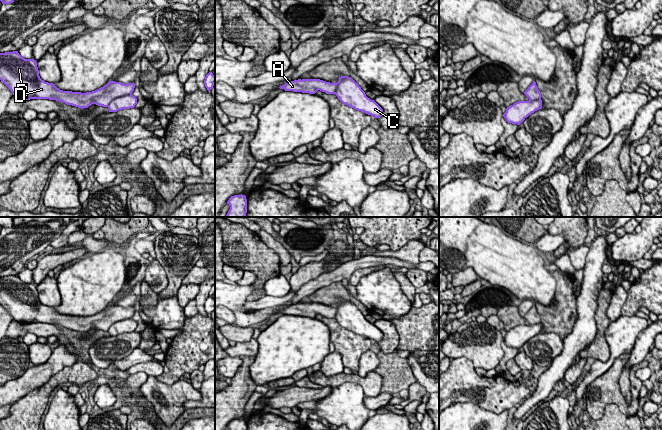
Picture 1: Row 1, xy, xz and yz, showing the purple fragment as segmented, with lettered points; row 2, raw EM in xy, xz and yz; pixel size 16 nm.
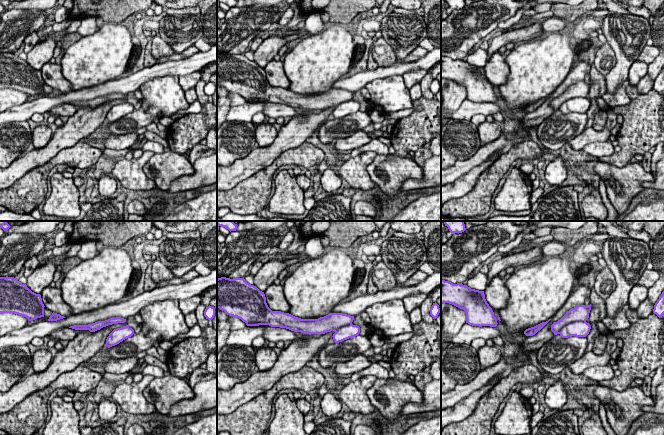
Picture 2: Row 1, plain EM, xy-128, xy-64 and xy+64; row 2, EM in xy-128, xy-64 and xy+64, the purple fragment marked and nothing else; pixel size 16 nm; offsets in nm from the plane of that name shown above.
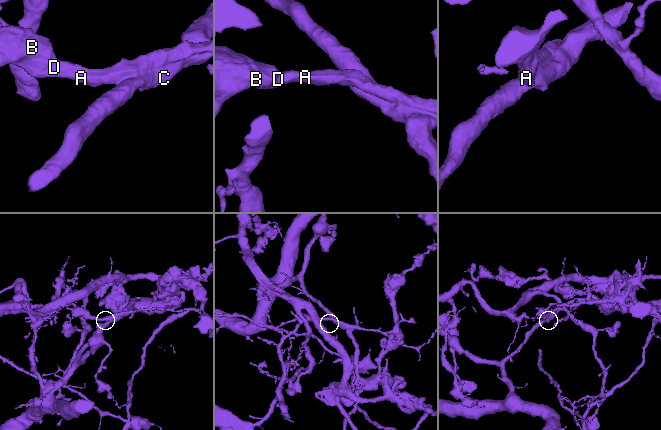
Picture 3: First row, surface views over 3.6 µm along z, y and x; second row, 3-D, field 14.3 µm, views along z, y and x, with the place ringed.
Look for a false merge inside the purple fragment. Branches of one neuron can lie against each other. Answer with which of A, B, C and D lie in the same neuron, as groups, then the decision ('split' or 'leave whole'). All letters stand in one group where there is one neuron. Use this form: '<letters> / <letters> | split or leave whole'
A B D / C | split

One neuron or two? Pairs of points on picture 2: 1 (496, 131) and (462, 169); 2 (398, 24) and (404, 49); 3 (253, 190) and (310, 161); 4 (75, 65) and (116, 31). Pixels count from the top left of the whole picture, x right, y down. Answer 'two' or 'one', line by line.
1: two
2: one
3: one
4: one

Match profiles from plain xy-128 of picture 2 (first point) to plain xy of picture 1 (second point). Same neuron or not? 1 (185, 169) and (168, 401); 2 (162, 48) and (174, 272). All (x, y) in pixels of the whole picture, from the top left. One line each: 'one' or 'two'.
1: one
2: two

